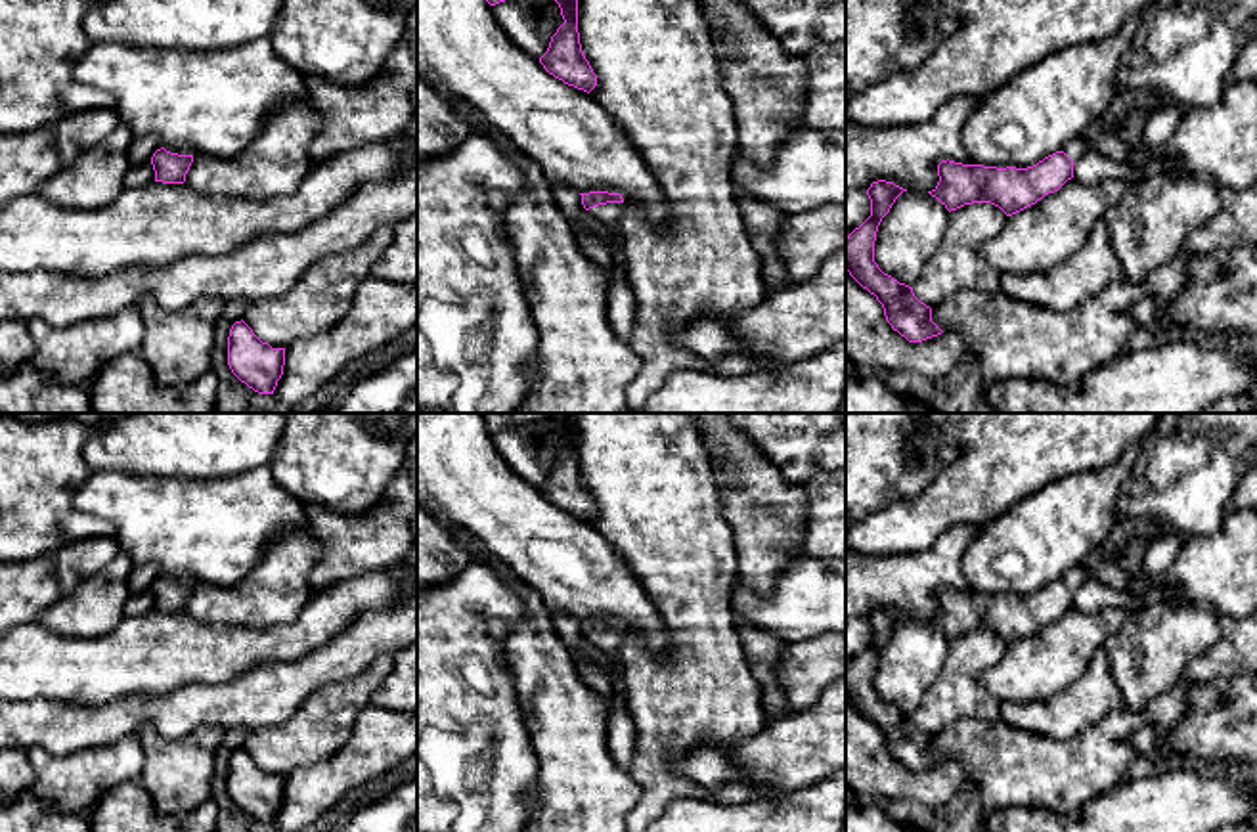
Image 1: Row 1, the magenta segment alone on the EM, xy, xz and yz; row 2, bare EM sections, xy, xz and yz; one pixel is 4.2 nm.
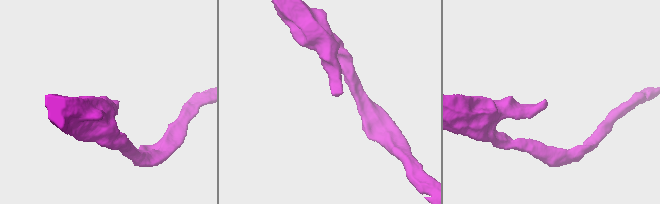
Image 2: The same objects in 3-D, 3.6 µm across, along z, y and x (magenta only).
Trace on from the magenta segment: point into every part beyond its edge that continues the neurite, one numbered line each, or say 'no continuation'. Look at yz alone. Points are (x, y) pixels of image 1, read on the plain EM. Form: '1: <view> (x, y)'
1: yz (1078, 574)

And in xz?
1: xz (611, 641)

